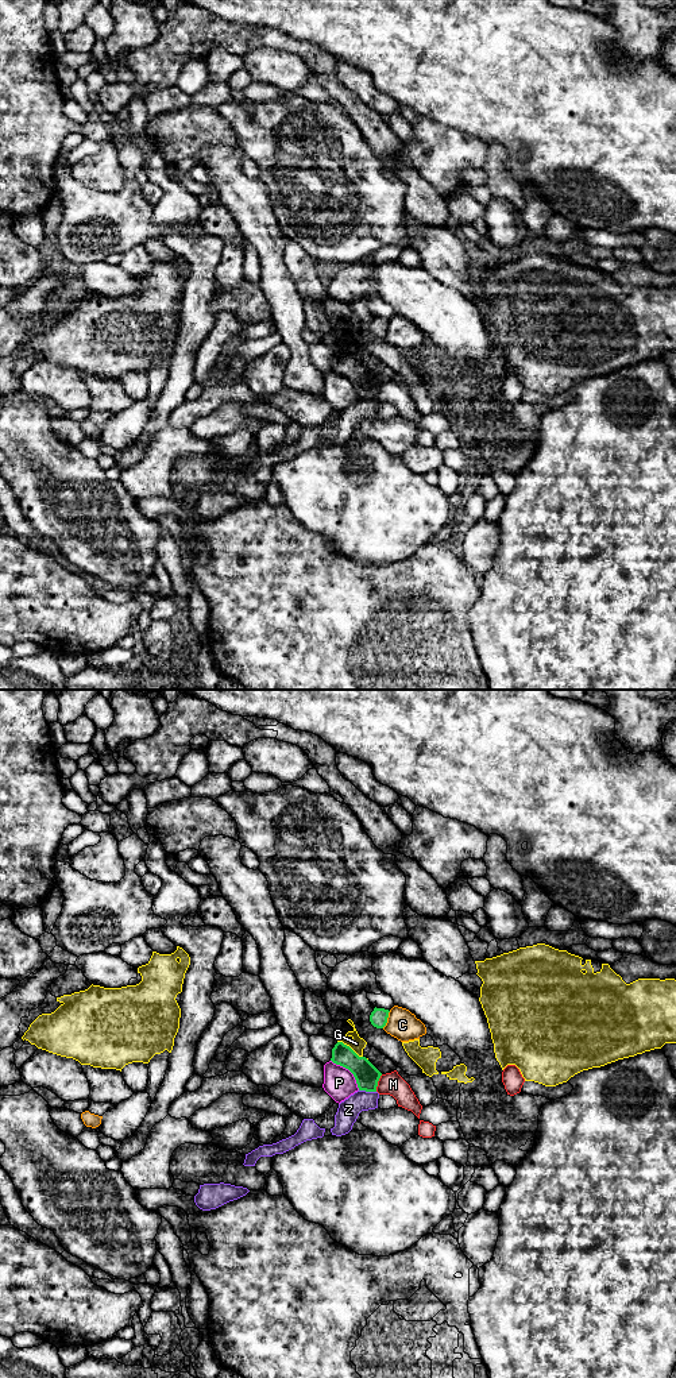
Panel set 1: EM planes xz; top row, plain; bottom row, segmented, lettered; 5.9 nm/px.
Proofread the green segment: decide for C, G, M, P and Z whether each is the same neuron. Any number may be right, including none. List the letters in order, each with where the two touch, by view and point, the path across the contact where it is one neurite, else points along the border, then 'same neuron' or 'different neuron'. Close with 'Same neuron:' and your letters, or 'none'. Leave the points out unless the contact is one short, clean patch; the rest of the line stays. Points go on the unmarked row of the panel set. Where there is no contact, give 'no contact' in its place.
C: contact xz (386, 328); border xz (390, 320), (382, 336); different neuron
G: contact xz (348, 355); different neuron
M: contact xz (377, 392); border xz (382, 383), (375, 400); different neuron
P: contact xz (350, 379); border xz (331, 369), (344, 375), (352, 383), (359, 398); different neuron
Z: contact xz (367, 400); border xz (359, 398), (375, 401); different neuron
Same neuron: none

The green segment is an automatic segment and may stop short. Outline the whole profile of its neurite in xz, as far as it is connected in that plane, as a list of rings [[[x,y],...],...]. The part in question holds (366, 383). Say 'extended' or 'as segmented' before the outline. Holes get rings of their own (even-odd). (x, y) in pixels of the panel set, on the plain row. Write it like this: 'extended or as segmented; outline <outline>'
as segmented; outline [[[337,351],[331,370],[354,383],[359,399],[376,401],[382,382],[366,366],[359,366],[349,355]]]

